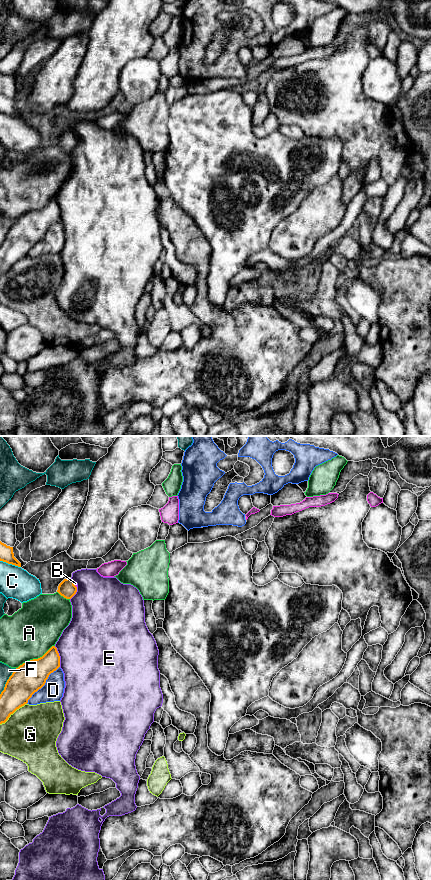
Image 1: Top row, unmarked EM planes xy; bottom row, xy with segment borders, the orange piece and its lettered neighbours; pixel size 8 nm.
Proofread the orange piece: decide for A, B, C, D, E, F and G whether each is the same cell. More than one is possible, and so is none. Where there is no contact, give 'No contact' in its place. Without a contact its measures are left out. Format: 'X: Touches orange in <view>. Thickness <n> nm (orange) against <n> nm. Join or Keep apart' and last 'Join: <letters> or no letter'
A: Touches orange in xy. Thickness 240 nm (orange) against 400 nm. Keep apart
B: Touches orange in xy. Thickness 140 nm (orange) against 20 nm. Join
C: Touches orange in xy. Thickness 110 nm (orange) against 260 nm. Keep apart
D: Touches orange in xy. Thickness 240 nm (orange) against 170 nm. Keep apart
E: Touches orange in xy. Thickness 220 nm (orange) against 500 nm. Keep apart
F: Touches orange in xy. Thickness 240 nm (orange) against 100 nm. Keep apart
G: Touches orange in xy. Thickness 240 nm (orange) against 440 nm. Keep apart
Join: B

